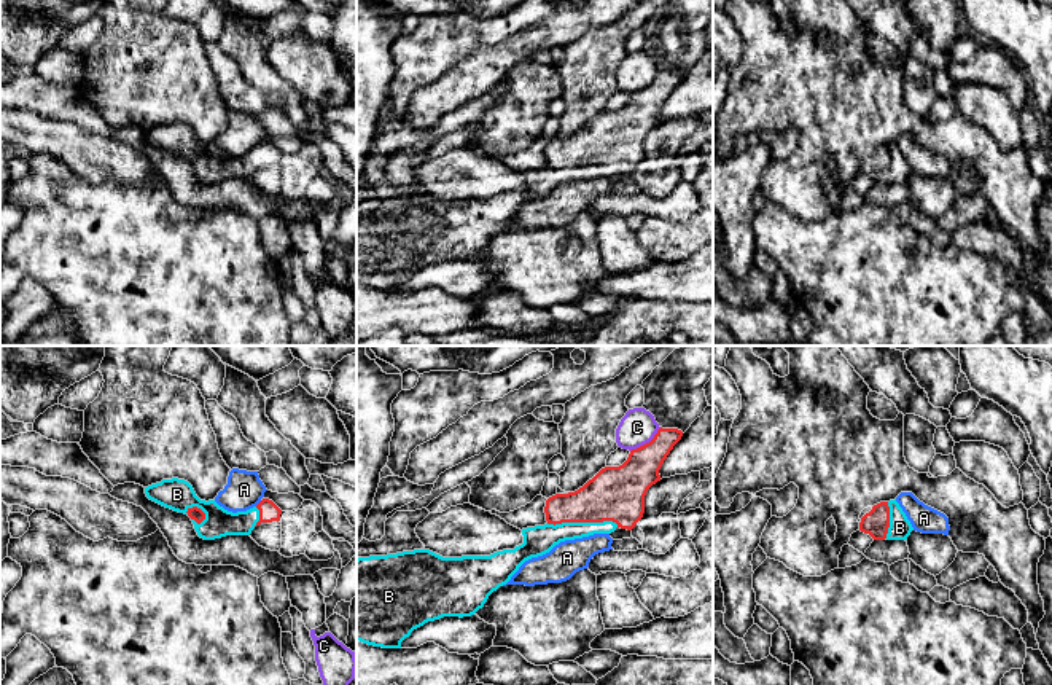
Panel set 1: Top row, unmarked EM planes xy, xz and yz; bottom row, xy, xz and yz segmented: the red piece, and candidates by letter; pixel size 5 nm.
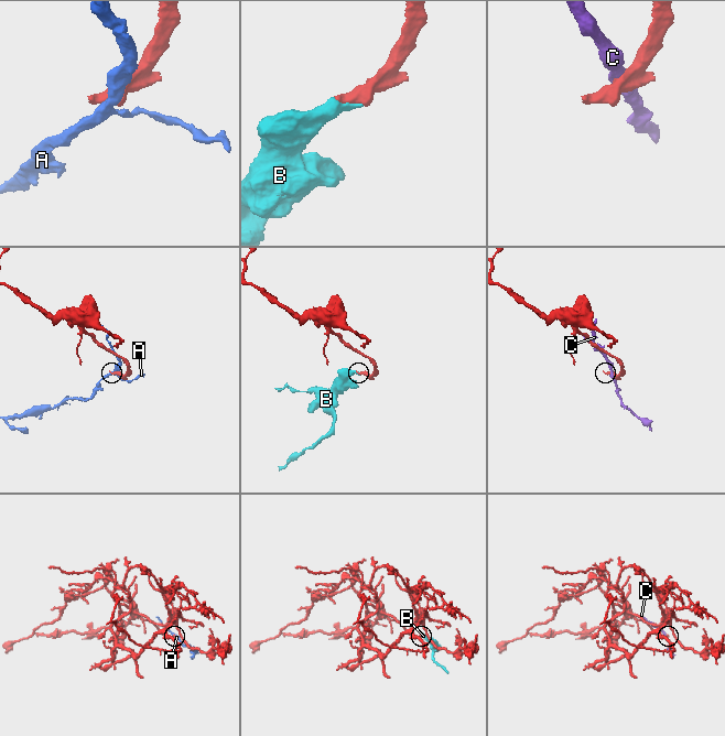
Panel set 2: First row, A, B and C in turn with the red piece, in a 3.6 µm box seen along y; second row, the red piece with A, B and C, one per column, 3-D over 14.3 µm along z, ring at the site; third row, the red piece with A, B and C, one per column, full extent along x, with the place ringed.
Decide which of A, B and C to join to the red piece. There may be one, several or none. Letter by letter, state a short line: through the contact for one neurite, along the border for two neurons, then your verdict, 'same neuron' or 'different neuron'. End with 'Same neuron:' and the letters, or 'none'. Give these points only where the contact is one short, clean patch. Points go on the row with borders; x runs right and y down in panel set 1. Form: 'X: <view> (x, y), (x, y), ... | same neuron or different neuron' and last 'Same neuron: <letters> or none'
A: different neuron
B: xz (616, 494), (583, 521), (565, 521), (538, 540) | same neuron
C: different neuron
Same neuron: B

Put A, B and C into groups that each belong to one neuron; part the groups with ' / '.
A / B / C

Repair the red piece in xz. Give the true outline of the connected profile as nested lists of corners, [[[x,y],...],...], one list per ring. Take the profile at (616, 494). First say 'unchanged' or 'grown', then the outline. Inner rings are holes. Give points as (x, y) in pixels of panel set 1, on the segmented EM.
grown; [[[660,427],[649,443],[632,449],[622,465],[602,468],[575,492],[549,497],[544,507],[547,523],[522,529],[524,543],[514,550],[462,558],[442,558],[430,550],[358,558],[357,640],[382,648],[401,648],[401,642],[428,621],[474,615],[525,561],[549,553],[560,542],[611,534],[618,527],[632,530],[643,518],[648,489],[660,481],[659,470],[681,436],[678,429]]]

